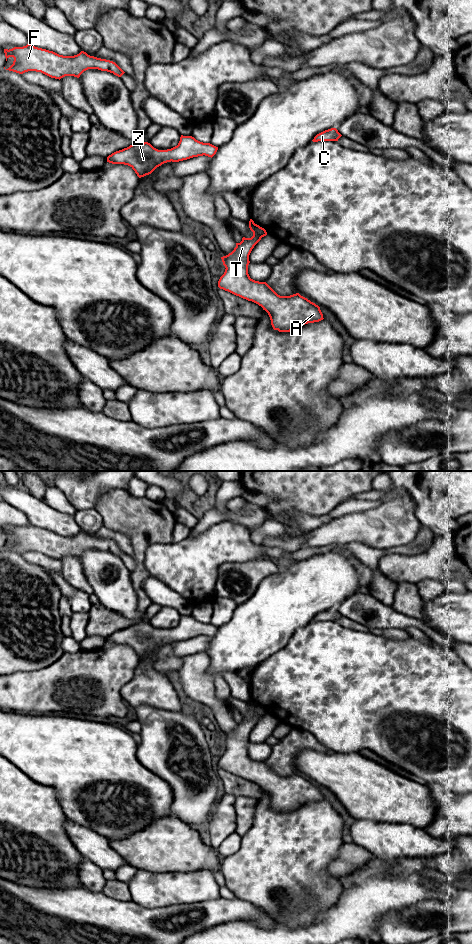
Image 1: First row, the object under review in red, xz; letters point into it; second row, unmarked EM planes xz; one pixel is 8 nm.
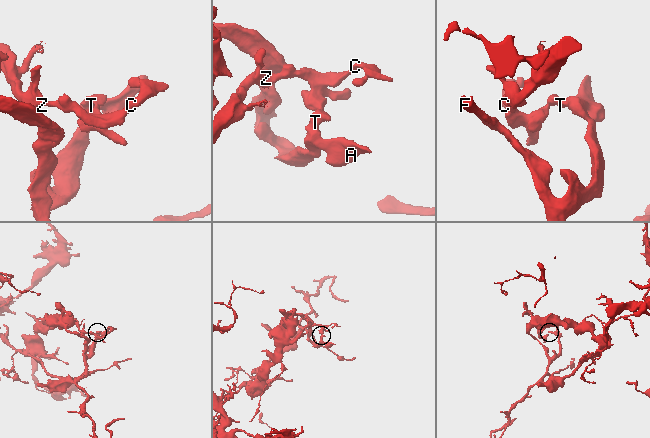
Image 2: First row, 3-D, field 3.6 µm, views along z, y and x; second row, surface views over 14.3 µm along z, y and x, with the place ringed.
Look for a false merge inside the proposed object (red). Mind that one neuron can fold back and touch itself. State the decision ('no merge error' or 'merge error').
merge error

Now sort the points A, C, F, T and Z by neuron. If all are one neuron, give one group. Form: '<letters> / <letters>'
A F T / C Z

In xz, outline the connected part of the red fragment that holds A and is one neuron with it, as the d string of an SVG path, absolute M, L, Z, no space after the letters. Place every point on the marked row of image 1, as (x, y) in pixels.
M249 223L249 228L253 236L243 237L231 253L221 257L226 269L218 281L218 287L261 306L268 313L273 329L279 332L290 332L323 320L320 307L299 293L280 296L266 282L250 278L249 255L267 232L257 224Z

